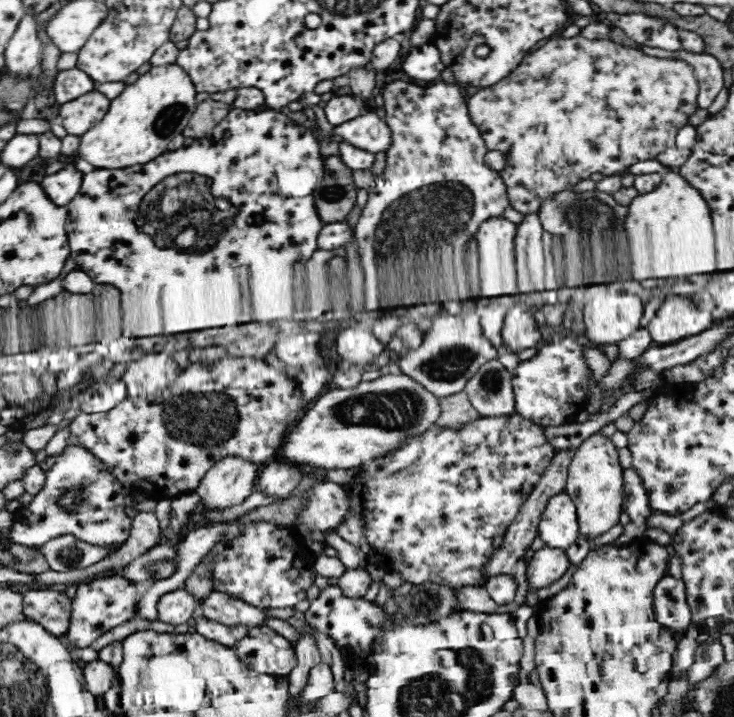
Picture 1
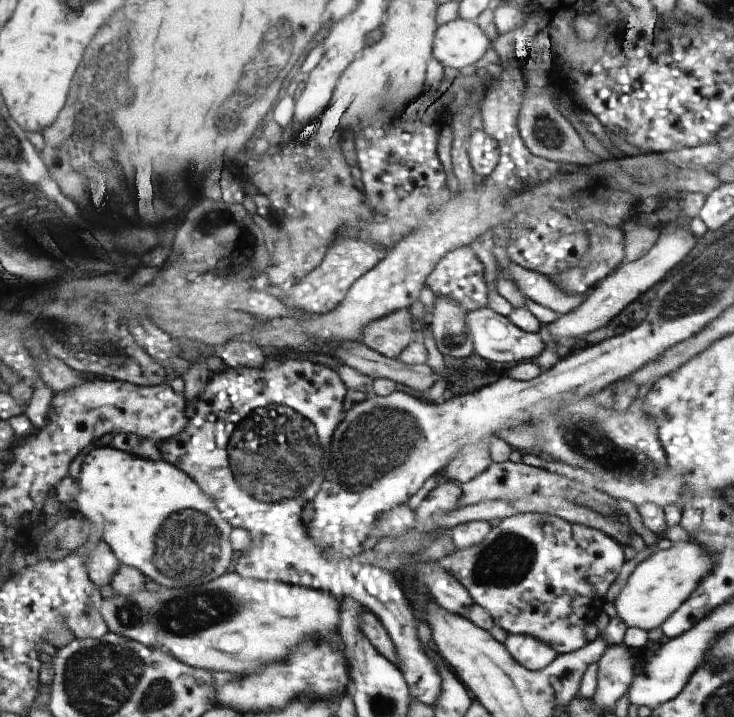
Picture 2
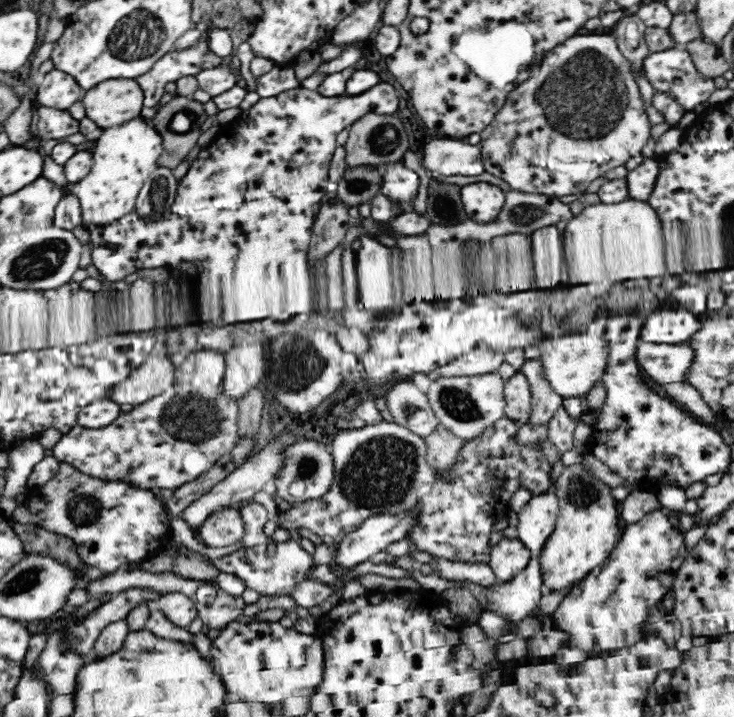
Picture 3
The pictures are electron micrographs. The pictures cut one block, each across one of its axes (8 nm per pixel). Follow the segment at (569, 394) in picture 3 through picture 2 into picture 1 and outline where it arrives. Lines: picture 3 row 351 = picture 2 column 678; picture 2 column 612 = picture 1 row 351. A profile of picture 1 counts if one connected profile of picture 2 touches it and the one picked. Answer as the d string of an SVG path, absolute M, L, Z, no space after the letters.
M614 294L614 296L604 296L604 298L594 298L584 304L584 324L585 333L589 341L597 350L604 351L610 345L618 346L620 340L631 336L635 330L640 328L640 320L644 316L644 302L638 294Z

